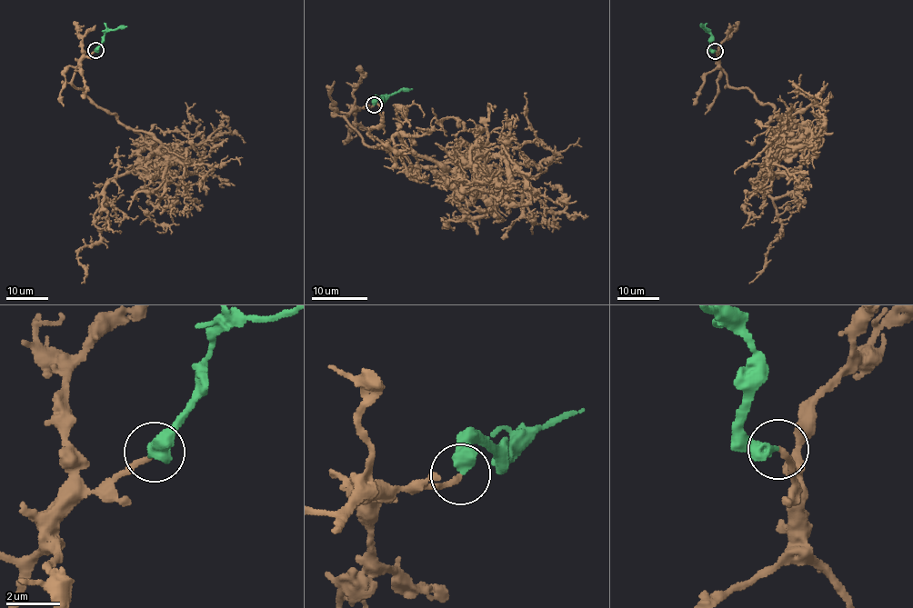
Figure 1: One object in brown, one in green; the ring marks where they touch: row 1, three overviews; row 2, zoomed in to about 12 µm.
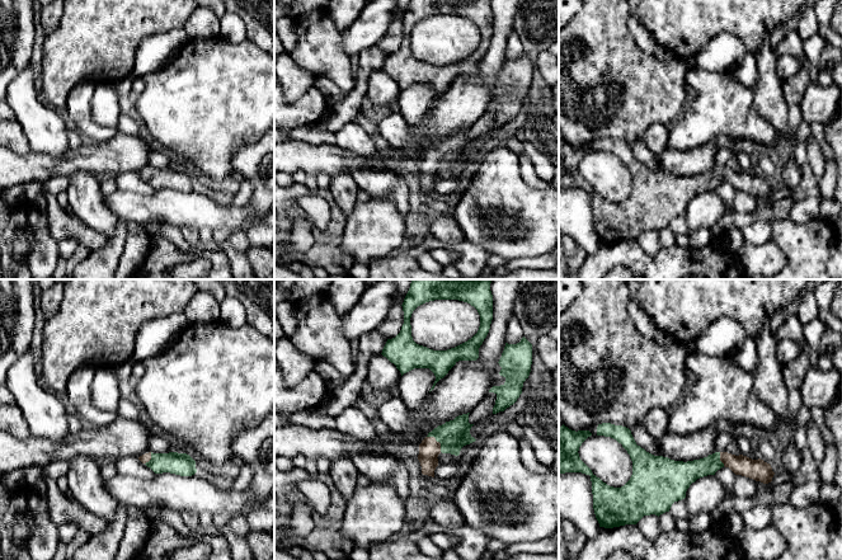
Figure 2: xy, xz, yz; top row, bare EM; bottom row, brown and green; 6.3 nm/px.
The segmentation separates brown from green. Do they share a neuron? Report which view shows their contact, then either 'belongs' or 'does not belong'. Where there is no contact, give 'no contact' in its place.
contact in xz; belongs

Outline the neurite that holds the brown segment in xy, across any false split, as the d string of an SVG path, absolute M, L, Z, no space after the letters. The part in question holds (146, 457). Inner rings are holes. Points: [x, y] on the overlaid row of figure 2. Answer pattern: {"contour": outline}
{"contour": "M145 453L138 460L155 474L170 472L180 476L192 476L197 472L196 461L187 453Z"}

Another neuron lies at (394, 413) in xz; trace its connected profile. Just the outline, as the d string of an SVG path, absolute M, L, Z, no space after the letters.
M390 397L380 405L378 417L391 432L405 434L414 442L420 442L420 438L413 432L413 422L409 408L400 400L400 397Z

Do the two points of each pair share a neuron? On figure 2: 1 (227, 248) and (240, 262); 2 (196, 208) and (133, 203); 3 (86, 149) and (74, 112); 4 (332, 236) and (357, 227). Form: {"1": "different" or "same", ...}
{"1": "same", "2": "same", "3": "different", "4": "different"}

